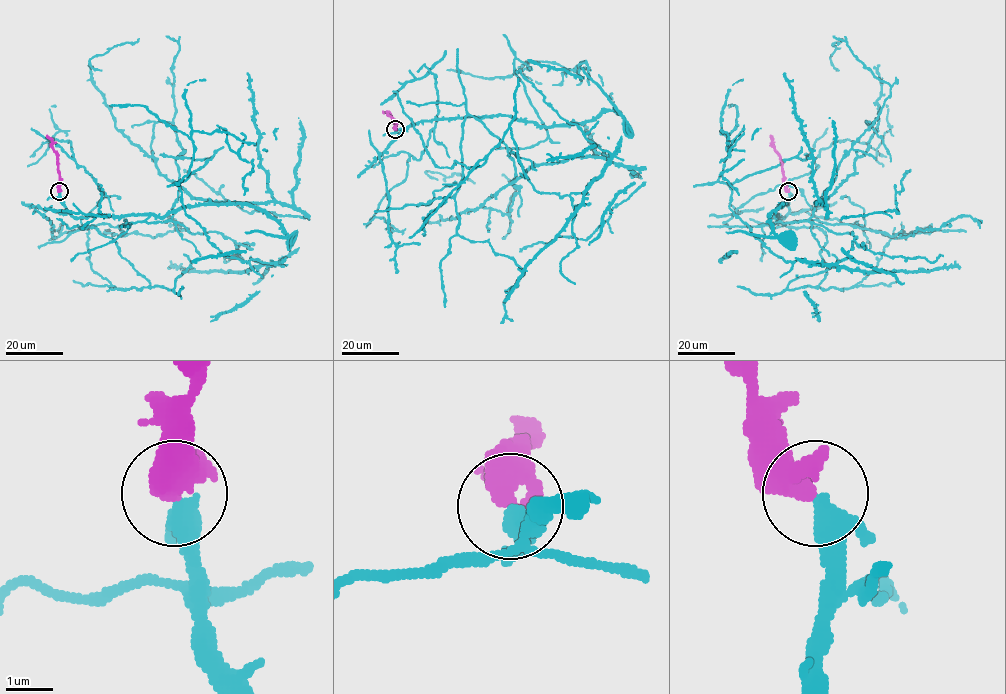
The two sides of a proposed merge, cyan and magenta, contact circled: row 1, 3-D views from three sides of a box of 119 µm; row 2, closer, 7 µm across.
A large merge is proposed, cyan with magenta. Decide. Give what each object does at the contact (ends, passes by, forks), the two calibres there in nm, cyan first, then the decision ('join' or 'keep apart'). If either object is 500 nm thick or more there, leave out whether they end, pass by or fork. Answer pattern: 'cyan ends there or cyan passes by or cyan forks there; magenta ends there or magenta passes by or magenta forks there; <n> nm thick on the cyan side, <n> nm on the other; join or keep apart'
cyan passes by; magenta passes by; 320 nm thick on the cyan side, 400 nm on the other; join

